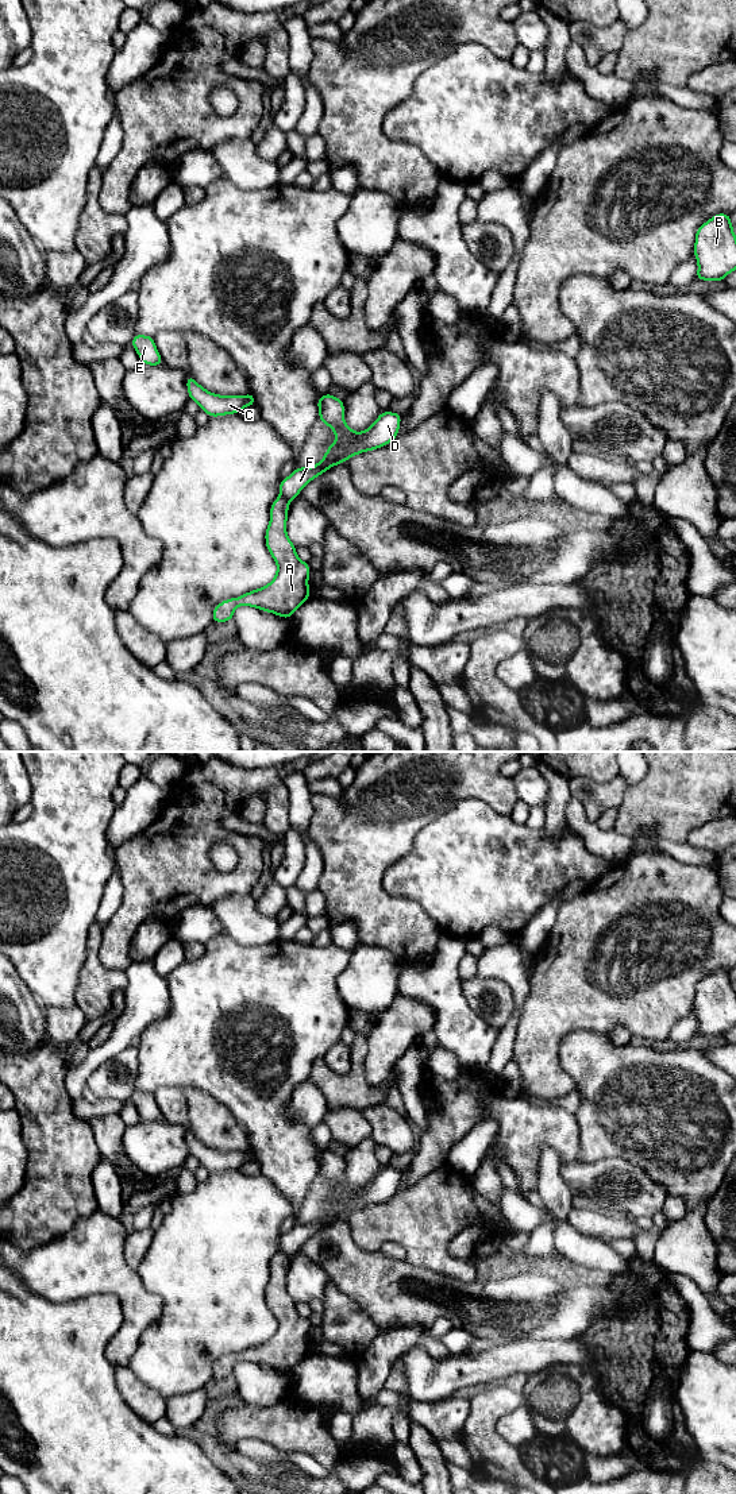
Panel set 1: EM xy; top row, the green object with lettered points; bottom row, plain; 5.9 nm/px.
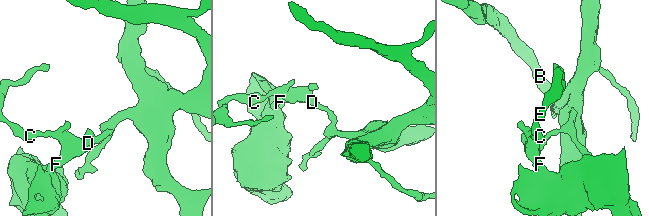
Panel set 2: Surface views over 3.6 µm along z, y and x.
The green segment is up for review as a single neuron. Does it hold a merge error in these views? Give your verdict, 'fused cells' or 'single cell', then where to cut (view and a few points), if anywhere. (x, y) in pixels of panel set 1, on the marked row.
fused cells | xy (280, 495), (289, 500)

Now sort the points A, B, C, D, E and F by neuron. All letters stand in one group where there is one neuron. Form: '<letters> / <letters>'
A / B C D E F

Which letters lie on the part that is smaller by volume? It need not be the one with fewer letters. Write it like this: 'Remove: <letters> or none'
Remove: A

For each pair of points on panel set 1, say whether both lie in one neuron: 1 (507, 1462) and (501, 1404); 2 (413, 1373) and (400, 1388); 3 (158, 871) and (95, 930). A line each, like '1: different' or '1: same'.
1: same
2: different
3: different

